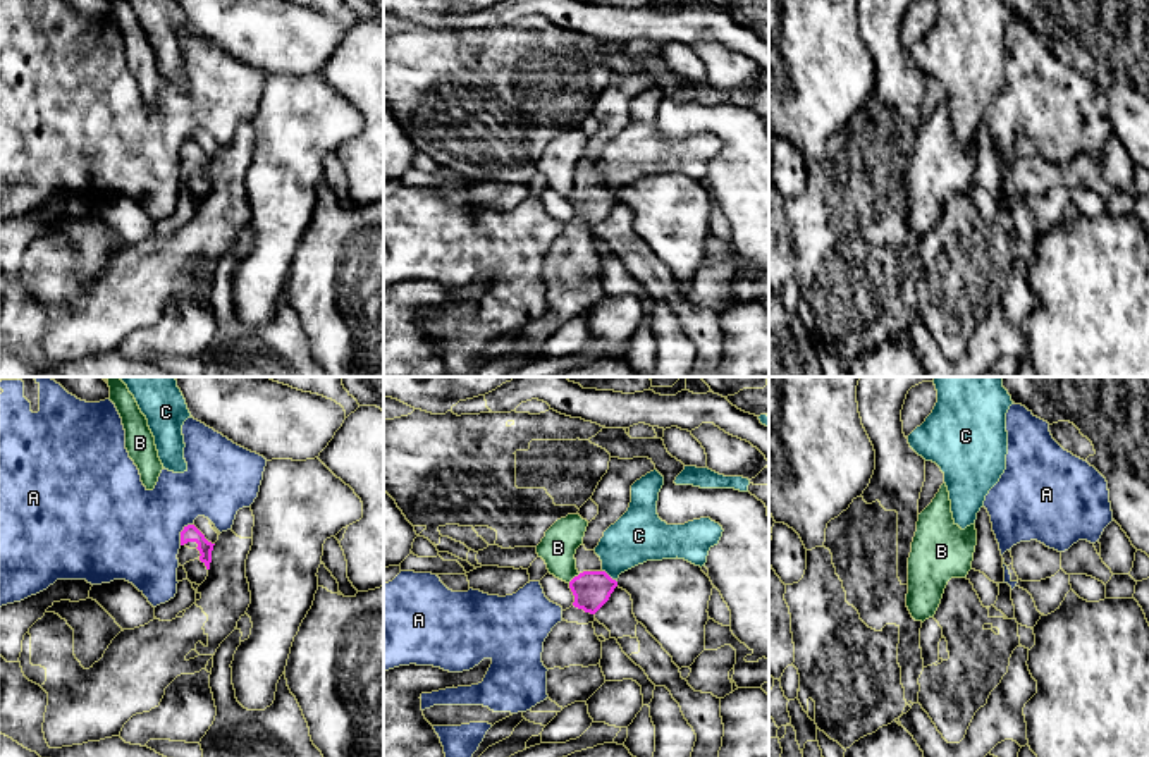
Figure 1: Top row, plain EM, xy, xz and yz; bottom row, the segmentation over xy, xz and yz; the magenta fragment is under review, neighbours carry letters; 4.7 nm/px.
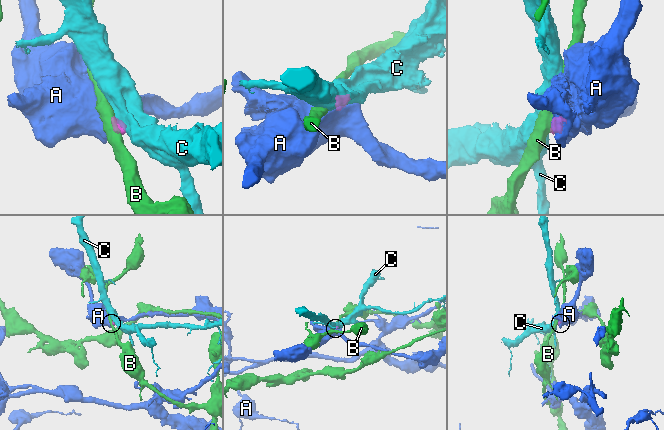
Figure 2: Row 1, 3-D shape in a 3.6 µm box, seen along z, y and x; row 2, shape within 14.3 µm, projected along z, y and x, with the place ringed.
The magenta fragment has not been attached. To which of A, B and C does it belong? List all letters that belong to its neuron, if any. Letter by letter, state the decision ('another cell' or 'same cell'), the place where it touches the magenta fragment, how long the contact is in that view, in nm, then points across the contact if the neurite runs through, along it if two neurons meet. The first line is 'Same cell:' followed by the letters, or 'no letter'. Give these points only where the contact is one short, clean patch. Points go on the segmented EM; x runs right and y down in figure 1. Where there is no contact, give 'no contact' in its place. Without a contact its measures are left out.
Same cell: no letter
A: another cell | xy (181, 534) | 120 nm | along xy (191, 523), (181, 532), (179, 544)
B: another cell | xz (575, 577) | 80 nm | along xz (580, 573), (568, 582)
C: another cell | xz (608, 575) | 90 nm | along xz (602, 570), (616, 582)

